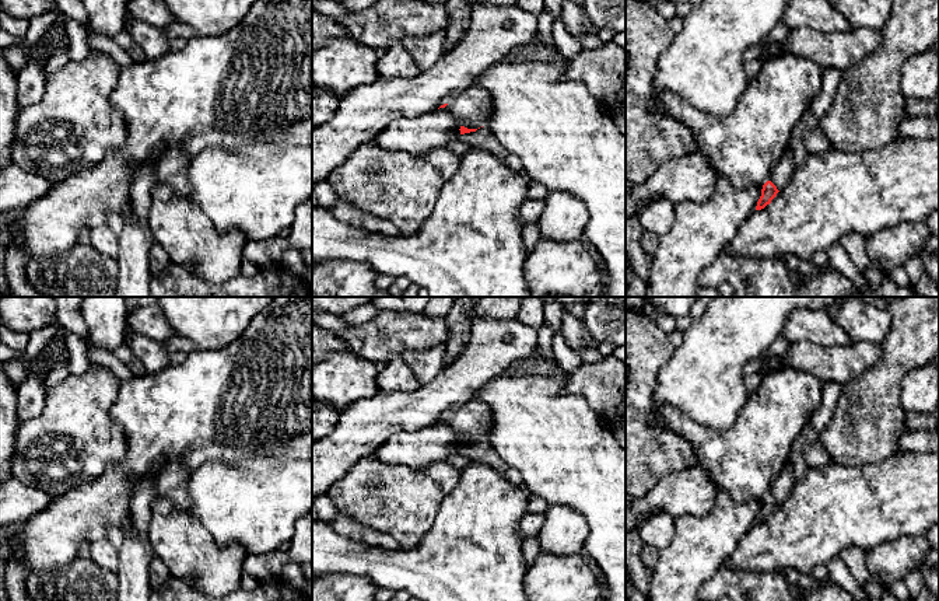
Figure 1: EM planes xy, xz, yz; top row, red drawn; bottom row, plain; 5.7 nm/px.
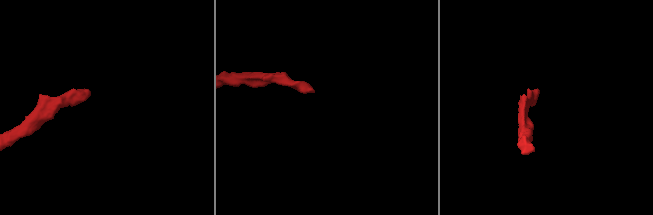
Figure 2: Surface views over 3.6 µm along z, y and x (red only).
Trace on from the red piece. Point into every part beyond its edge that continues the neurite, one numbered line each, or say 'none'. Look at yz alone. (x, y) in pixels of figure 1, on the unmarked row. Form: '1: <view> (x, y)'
1: yz (785, 482)

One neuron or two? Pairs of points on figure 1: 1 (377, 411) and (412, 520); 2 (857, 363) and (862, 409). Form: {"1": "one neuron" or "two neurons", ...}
{"1": "two neurons", "2": "two neurons"}

